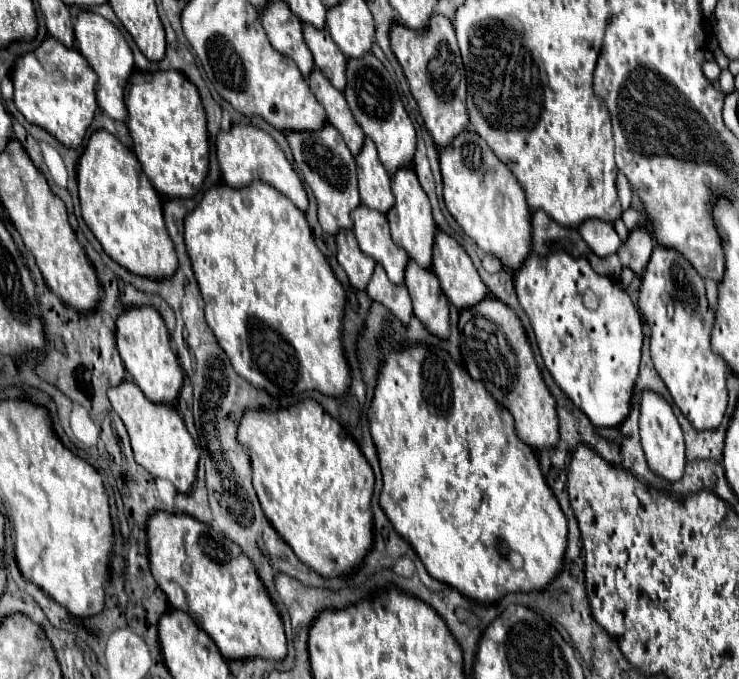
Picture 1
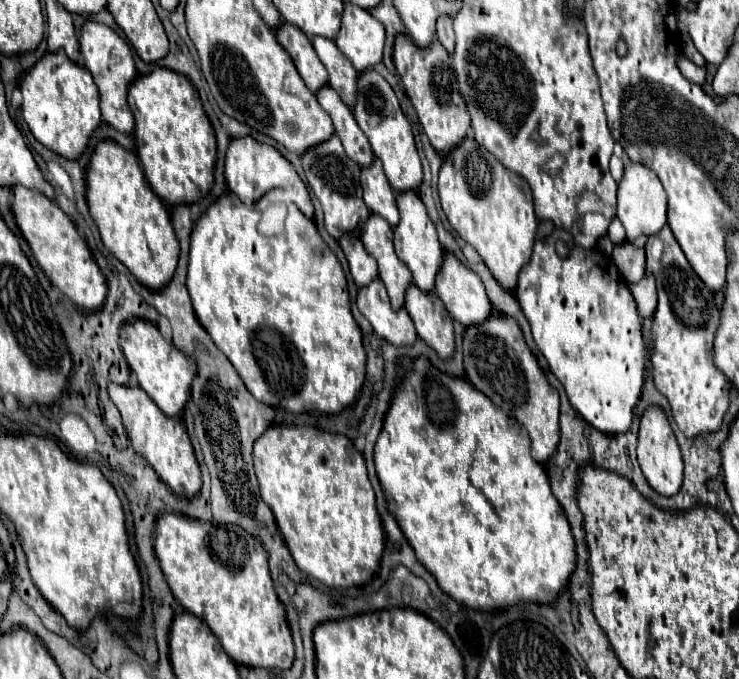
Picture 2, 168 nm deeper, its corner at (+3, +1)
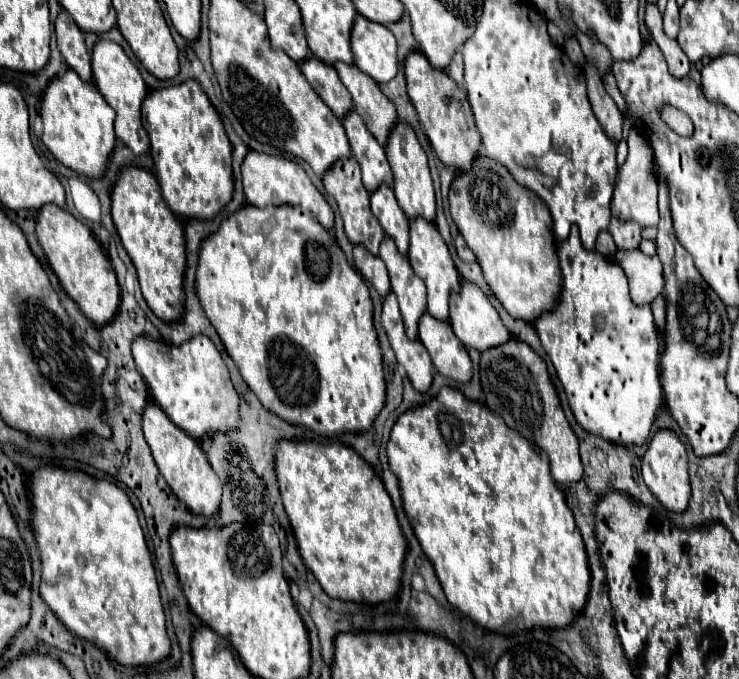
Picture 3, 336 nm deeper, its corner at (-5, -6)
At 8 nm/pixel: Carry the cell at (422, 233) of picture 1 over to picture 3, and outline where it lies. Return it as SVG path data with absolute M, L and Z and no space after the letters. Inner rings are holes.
M413 219L411 221L411 247L409 247L409 263L417 277L423 279L427 287L427 313L439 321L449 321L449 295L453 291L459 291L461 287L461 275L457 267L453 265L453 259L449 255L449 249L439 235L437 227L423 221Z

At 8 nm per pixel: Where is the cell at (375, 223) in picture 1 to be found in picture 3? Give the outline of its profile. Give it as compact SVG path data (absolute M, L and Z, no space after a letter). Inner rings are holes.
M389 237L383 239L381 249L379 249L379 257L387 265L389 279L391 279L391 291L395 293L395 297L399 301L399 309L401 309L403 323L405 323L405 333L409 335L409 339L415 341L419 319L427 309L423 281L411 271L407 257L403 257L397 251L395 243Z

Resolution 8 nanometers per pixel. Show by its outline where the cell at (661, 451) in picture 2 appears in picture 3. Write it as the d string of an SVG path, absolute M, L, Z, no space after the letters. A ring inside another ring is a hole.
M661 429L655 433L655 437L649 443L649 449L641 457L641 473L643 473L645 485L661 501L663 507L667 507L673 513L683 513L687 509L689 497L691 497L691 485L689 485L689 473L687 473L687 451L673 431Z

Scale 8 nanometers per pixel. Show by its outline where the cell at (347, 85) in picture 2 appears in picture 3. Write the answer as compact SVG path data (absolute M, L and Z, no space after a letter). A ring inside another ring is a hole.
M335 63L335 69L339 73L339 79L349 89L355 101L355 111L363 117L367 129L373 133L373 137L379 141L381 147L387 145L387 135L391 135L391 127L399 123L397 107L391 99L387 99L379 85L367 77L363 71L359 71L355 65L347 63Z

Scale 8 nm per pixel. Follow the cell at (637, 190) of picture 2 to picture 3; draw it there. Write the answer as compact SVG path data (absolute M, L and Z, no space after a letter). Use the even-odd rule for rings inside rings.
M631 129L629 137L629 157L625 165L619 169L621 177L615 185L613 201L611 201L611 213L619 219L631 219L637 221L641 227L655 227L659 223L659 211L657 211L657 181L651 177L651 145L647 143L647 137L641 135L639 129Z

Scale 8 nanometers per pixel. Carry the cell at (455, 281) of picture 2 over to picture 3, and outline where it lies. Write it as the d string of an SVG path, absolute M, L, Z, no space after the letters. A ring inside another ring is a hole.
M463 281L461 291L451 295L451 307L449 307L449 311L451 311L449 323L451 323L453 331L455 331L455 335L459 337L459 341L467 349L477 349L479 353L483 353L485 349L501 347L503 343L507 343L507 339L511 339L511 333L507 331L507 327L503 327L503 321L499 319L499 313L489 303L489 299L485 297L485 293L477 285L473 285L469 281Z

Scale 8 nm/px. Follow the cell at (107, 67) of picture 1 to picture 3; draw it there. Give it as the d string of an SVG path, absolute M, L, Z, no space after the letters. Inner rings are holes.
M101 39L93 47L93 79L95 79L99 93L117 111L117 119L115 119L117 139L123 141L135 155L147 153L149 151L149 135L141 121L141 103L147 95L147 85L145 85L139 69L131 63L131 59L125 55L125 51L117 43Z

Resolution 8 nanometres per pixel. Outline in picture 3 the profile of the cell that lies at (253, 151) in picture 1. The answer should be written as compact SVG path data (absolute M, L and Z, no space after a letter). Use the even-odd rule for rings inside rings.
M249 151L241 165L241 173L243 173L243 189L245 189L245 197L247 197L249 205L255 205L255 207L299 205L299 207L305 207L307 211L311 211L311 215L319 221L319 225L323 229L333 229L333 225L335 225L333 209L329 207L325 197L317 191L317 187L311 183L309 175L303 171L303 167L299 167L295 161L289 161L285 157L273 157L273 155Z

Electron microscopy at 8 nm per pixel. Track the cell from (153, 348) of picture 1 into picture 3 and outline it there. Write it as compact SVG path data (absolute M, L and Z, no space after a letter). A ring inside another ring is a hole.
M205 335L193 337L179 347L139 337L133 343L133 359L147 381L155 403L159 403L169 419L187 435L201 439L215 433L227 435L239 427L239 393L229 379L221 353Z

